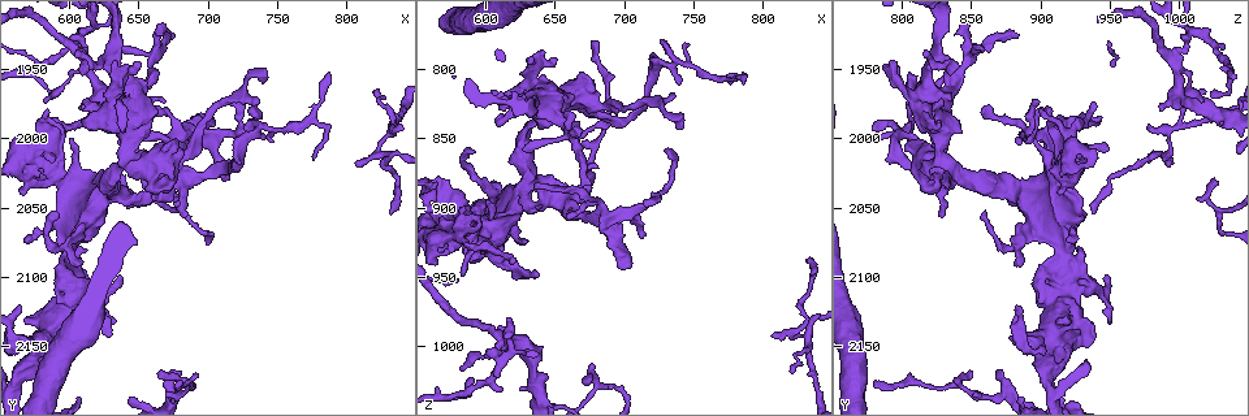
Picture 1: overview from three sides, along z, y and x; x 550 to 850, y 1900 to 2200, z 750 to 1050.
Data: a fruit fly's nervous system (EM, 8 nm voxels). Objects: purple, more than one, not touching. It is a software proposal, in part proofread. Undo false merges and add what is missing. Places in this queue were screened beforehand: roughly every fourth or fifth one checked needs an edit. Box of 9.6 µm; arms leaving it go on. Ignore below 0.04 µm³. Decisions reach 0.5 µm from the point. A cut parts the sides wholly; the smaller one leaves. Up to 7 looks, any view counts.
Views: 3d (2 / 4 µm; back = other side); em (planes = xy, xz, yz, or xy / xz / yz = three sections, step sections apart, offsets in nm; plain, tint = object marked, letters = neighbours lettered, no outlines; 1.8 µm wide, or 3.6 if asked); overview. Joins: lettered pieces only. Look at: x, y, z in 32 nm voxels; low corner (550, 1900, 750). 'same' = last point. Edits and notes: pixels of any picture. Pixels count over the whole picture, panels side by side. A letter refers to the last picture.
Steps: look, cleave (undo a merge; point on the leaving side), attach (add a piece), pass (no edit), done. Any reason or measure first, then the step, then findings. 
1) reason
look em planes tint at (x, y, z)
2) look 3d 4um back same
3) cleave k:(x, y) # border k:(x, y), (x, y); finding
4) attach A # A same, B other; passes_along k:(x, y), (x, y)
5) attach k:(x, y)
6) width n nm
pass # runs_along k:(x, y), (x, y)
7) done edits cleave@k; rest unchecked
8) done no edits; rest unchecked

look 3d 4um at (650, 2042, 880)

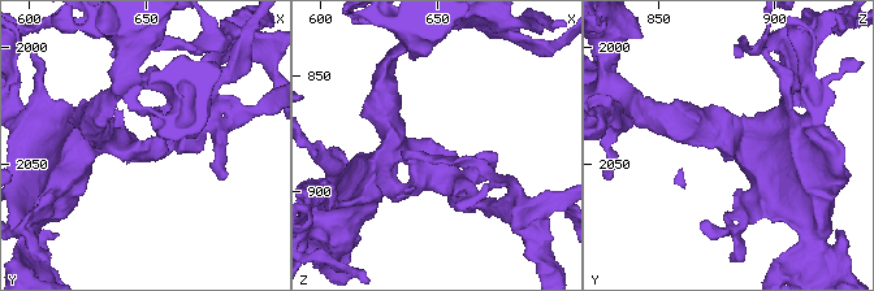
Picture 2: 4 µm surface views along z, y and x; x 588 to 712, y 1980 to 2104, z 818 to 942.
now the EM
look em planes letters at (649, 2041, 880)

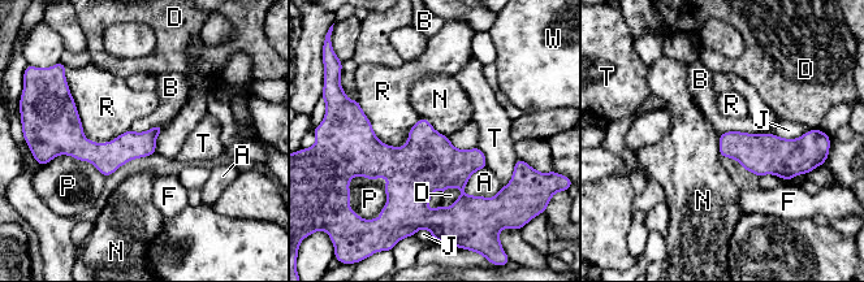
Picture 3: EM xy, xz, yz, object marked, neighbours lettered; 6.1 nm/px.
pass # A other, B other, D other, F other, J other, N other, P other, R other, T other, W other; border 3:(759, 131), (724, 131), (720, 134); no lettered piece goes on from it

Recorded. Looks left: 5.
two arms in line, one across
look 3d 4um back at (594, 2028, 920)

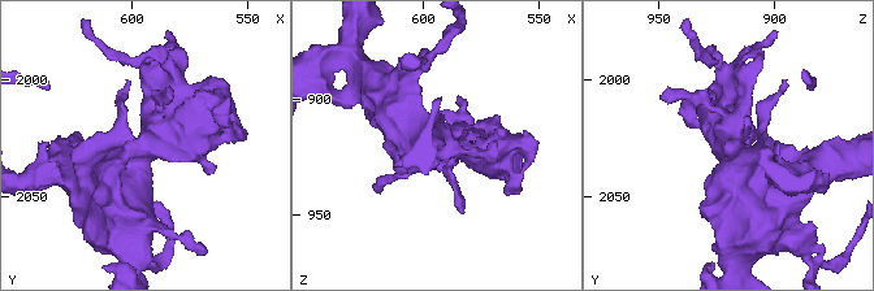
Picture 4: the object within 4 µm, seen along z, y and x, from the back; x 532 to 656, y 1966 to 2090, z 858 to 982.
look em planes letters at (592, 2028, 918)

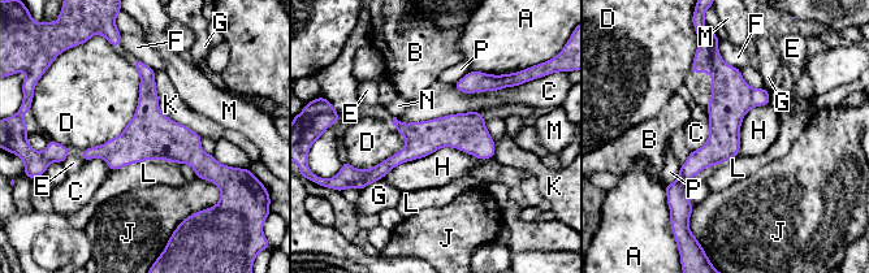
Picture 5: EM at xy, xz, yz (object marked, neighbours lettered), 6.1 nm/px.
pass # A other, B other, C other, D other, E other, F other, G other, H other, J other, K other, L other, M other, N other, P other; border 5:(478, 157), (440, 147), (381, 178); all the same neuron

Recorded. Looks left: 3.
branch stops here
look em planes letters at (706, 1988, 942)

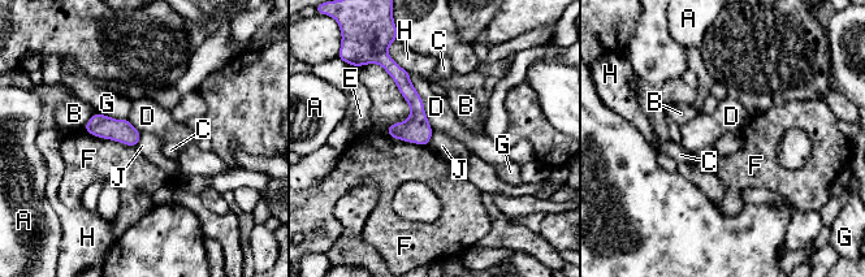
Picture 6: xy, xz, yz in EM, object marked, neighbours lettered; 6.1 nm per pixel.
pass # A other, B other, C other, D other, E other, F other, G other, H other, J other; runs_along 6:(394, 72), (415, 102), (424, 142); none of them fits

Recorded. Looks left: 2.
done no edits; rest unchecked

